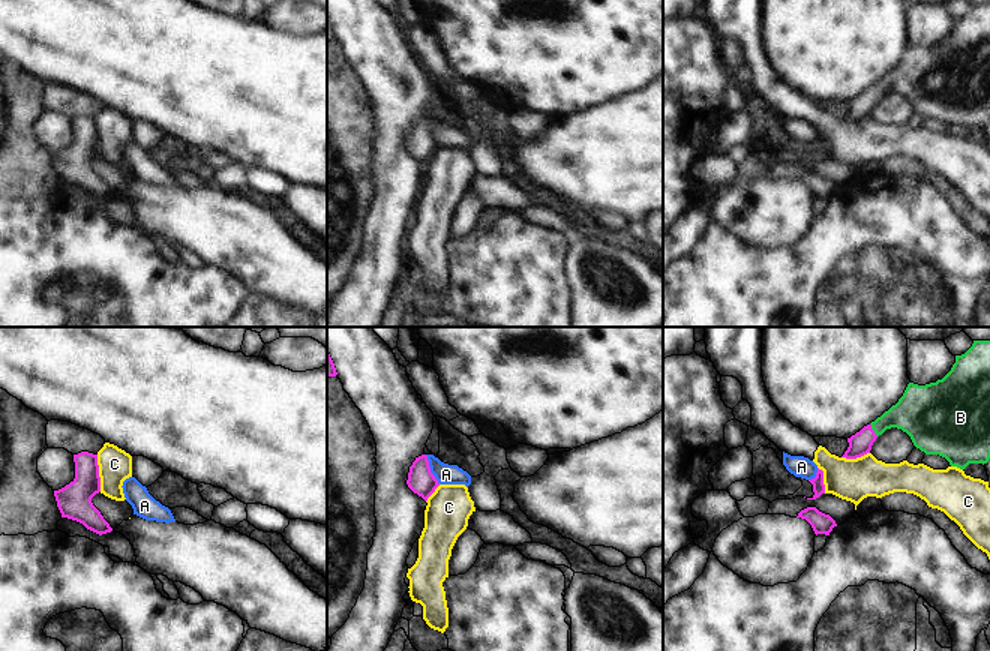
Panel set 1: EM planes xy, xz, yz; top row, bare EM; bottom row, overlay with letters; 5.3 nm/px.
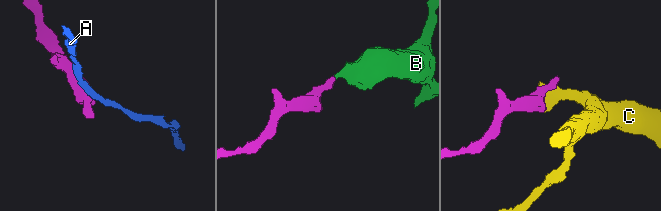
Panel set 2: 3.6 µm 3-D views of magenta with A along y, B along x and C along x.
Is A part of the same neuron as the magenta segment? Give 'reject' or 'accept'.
reject

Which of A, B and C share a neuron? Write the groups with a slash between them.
A / B / C

